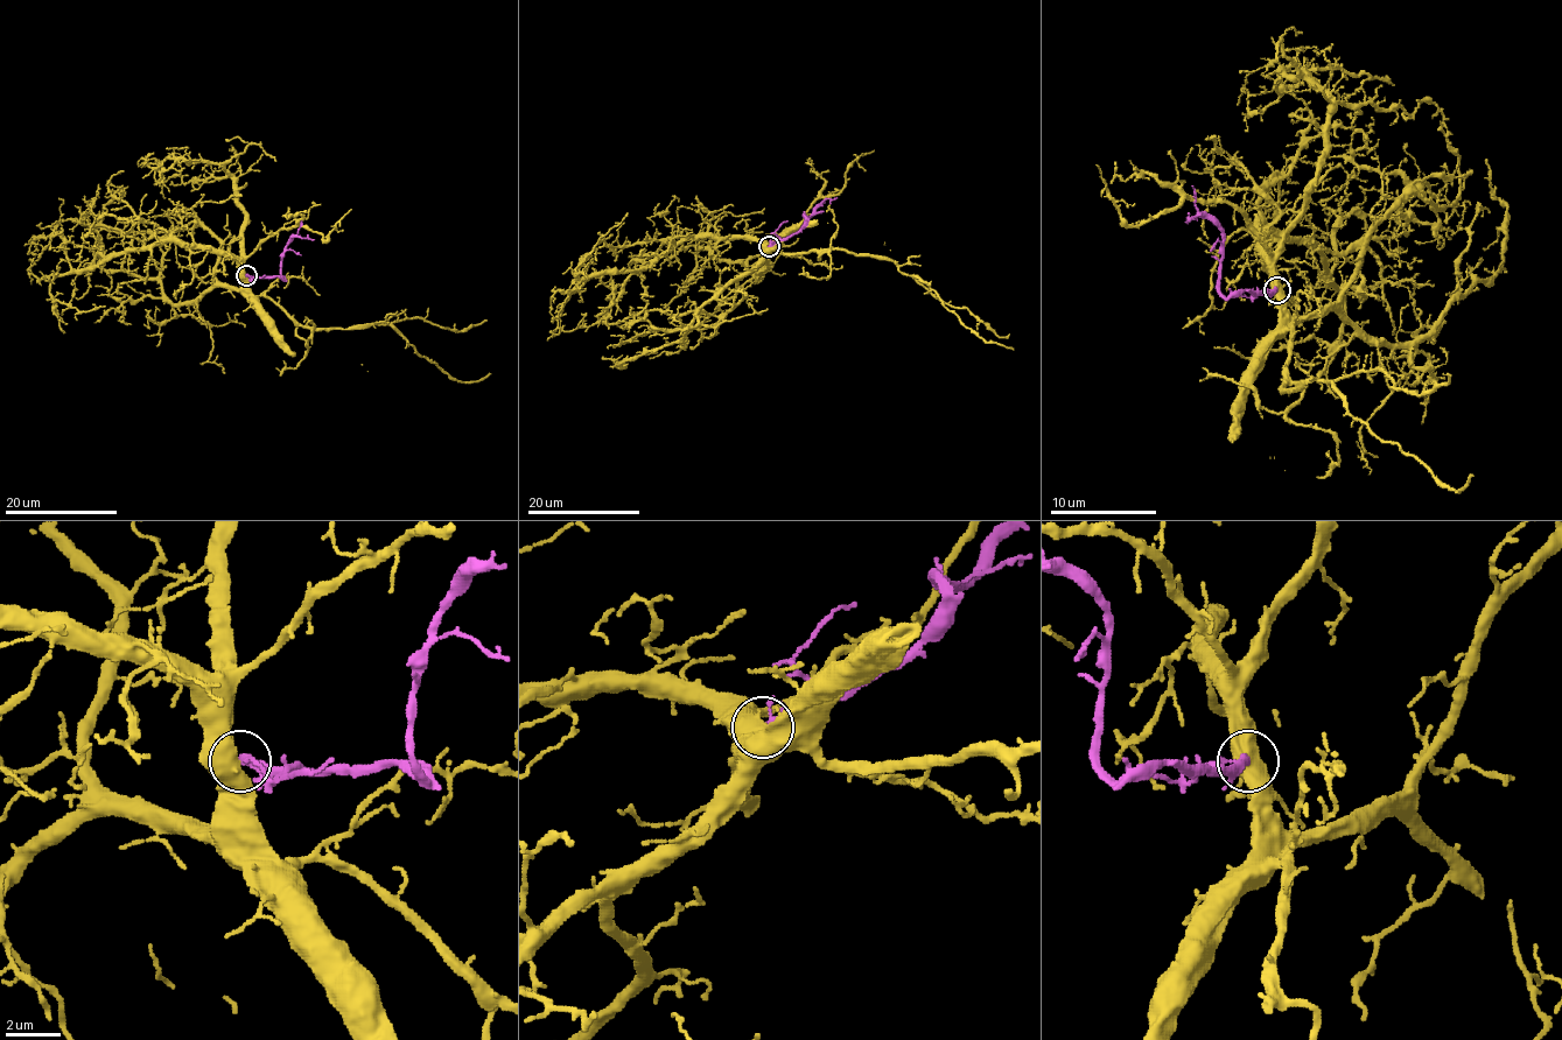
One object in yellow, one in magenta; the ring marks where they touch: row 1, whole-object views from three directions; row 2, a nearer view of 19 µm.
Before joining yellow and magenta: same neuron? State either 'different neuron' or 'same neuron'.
different neuron

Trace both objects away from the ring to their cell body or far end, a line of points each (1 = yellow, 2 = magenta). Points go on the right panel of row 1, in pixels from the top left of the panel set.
1: (1277, 289), (1261, 254), (1263, 225), (1319, 254), (1344, 331), (1330, 344), (1307, 337), (1259, 358), (1213, 348)
2: (1277, 289), (1227, 296), (1219, 289), (1219, 227), (1205, 217), (1190, 217), (1184, 223)

